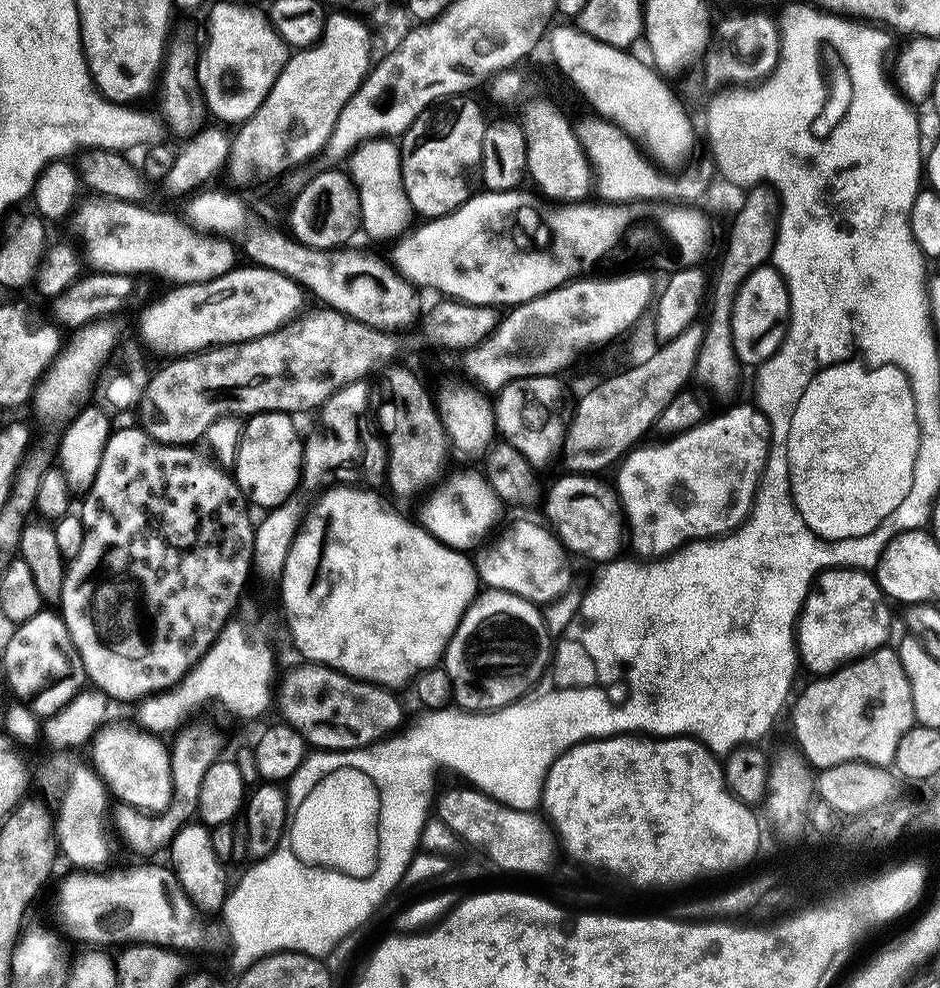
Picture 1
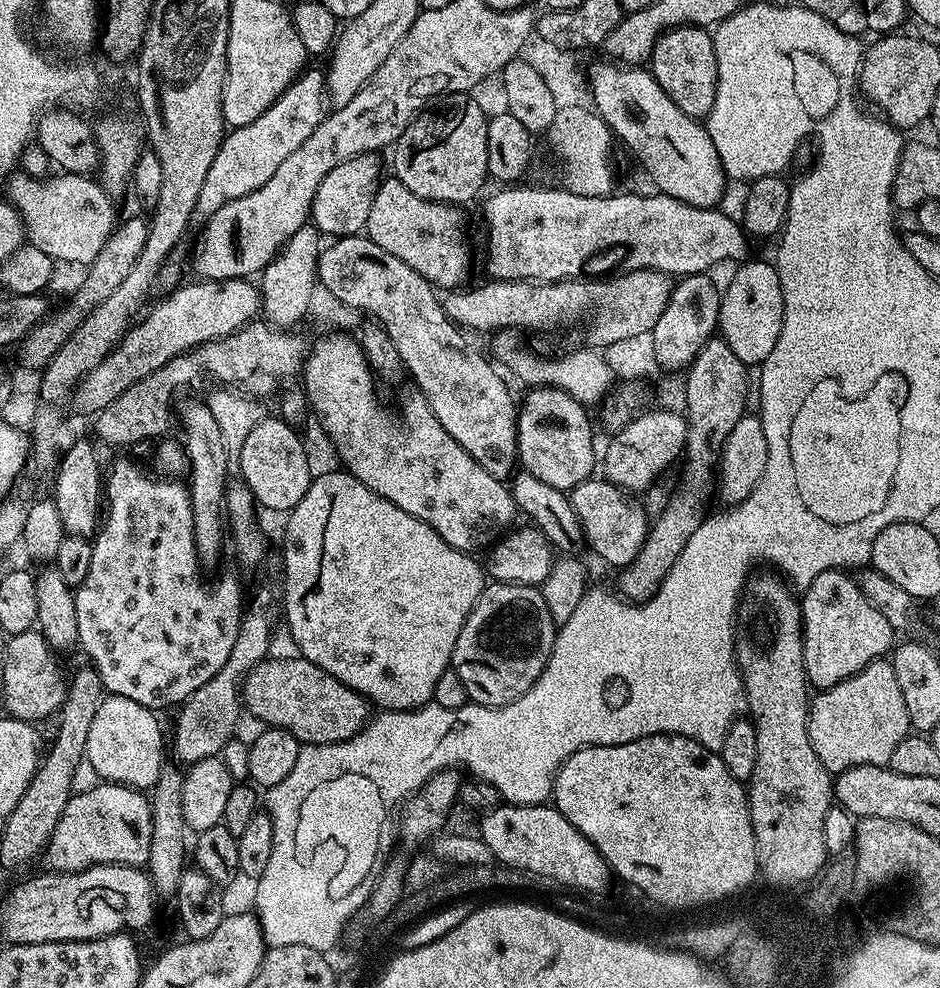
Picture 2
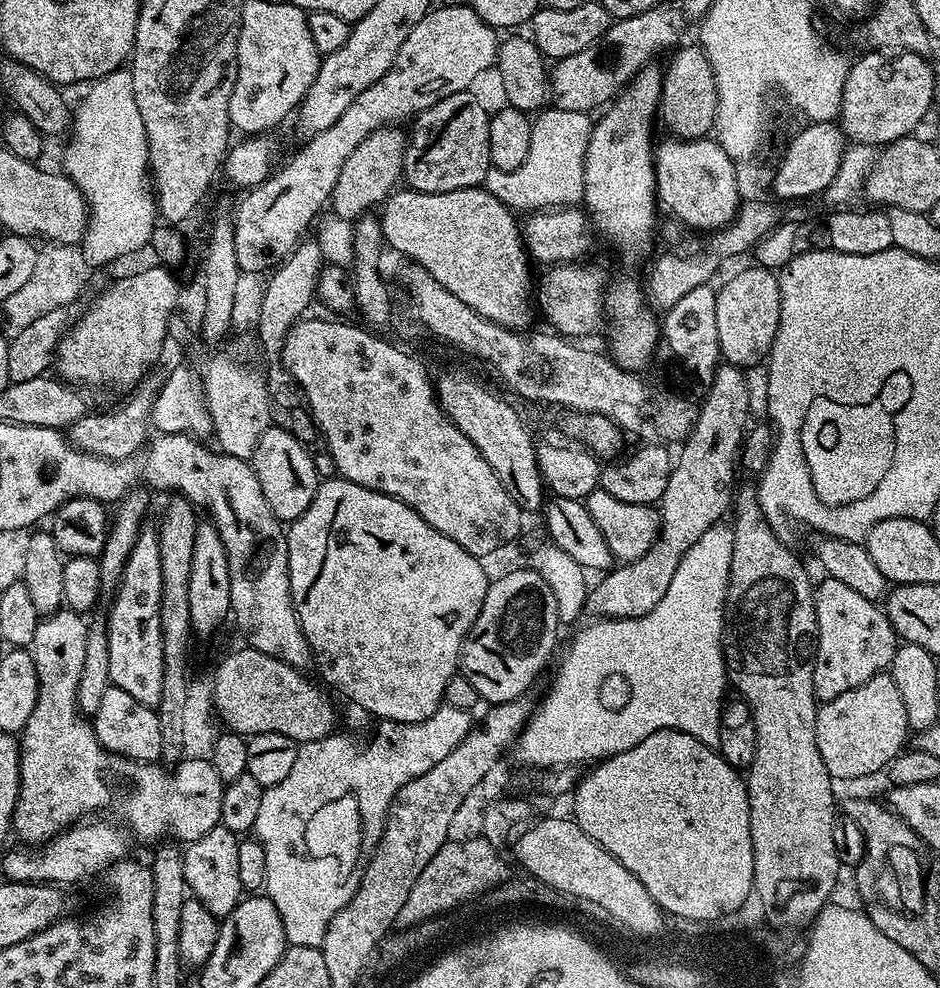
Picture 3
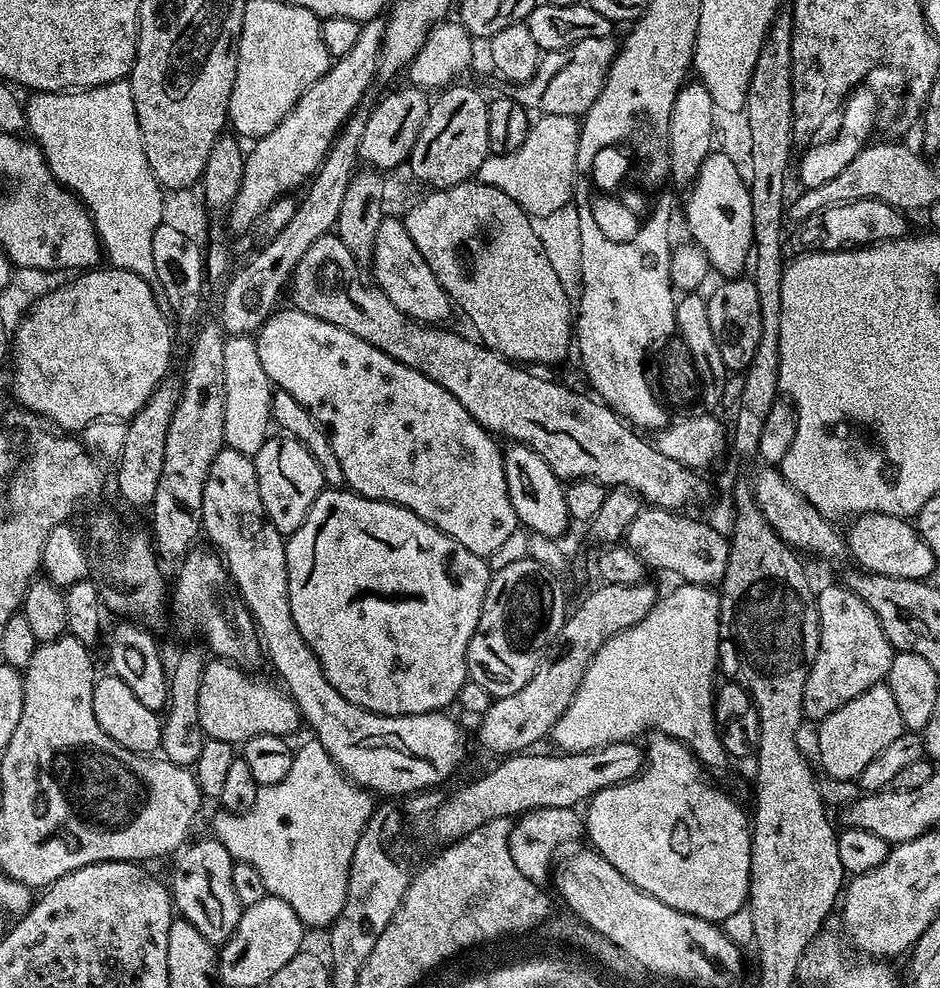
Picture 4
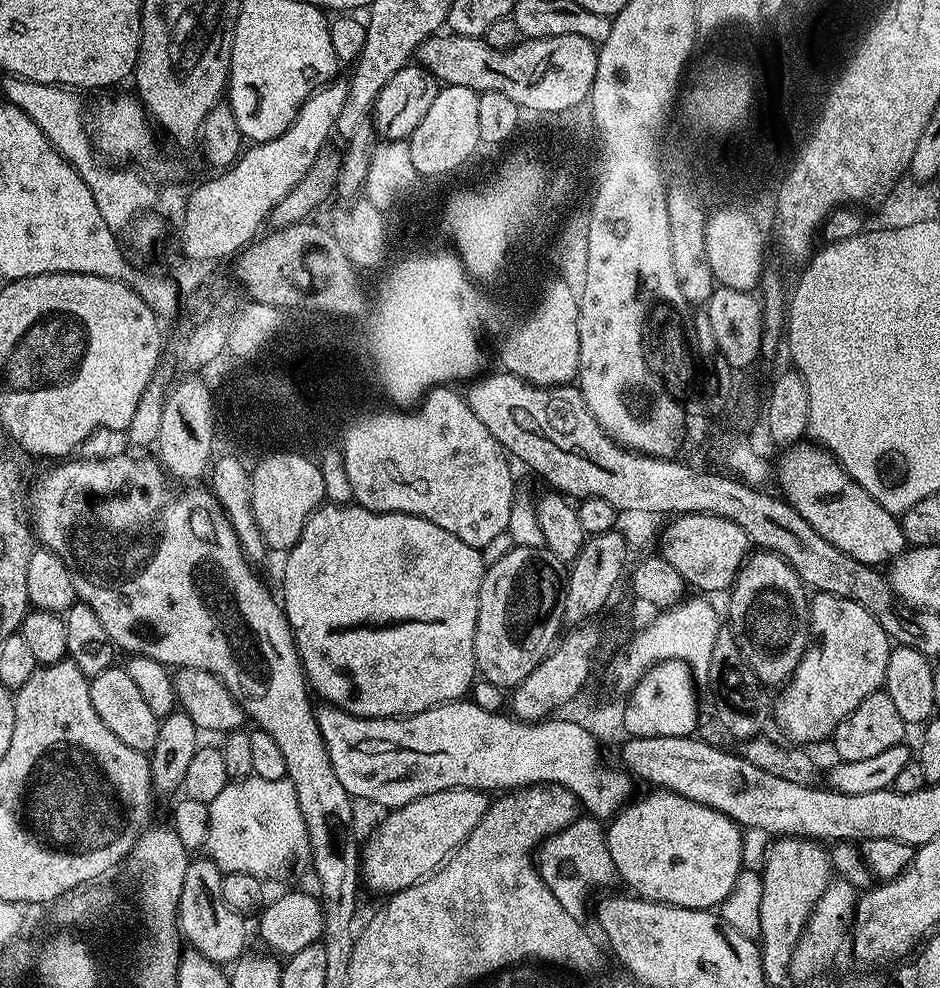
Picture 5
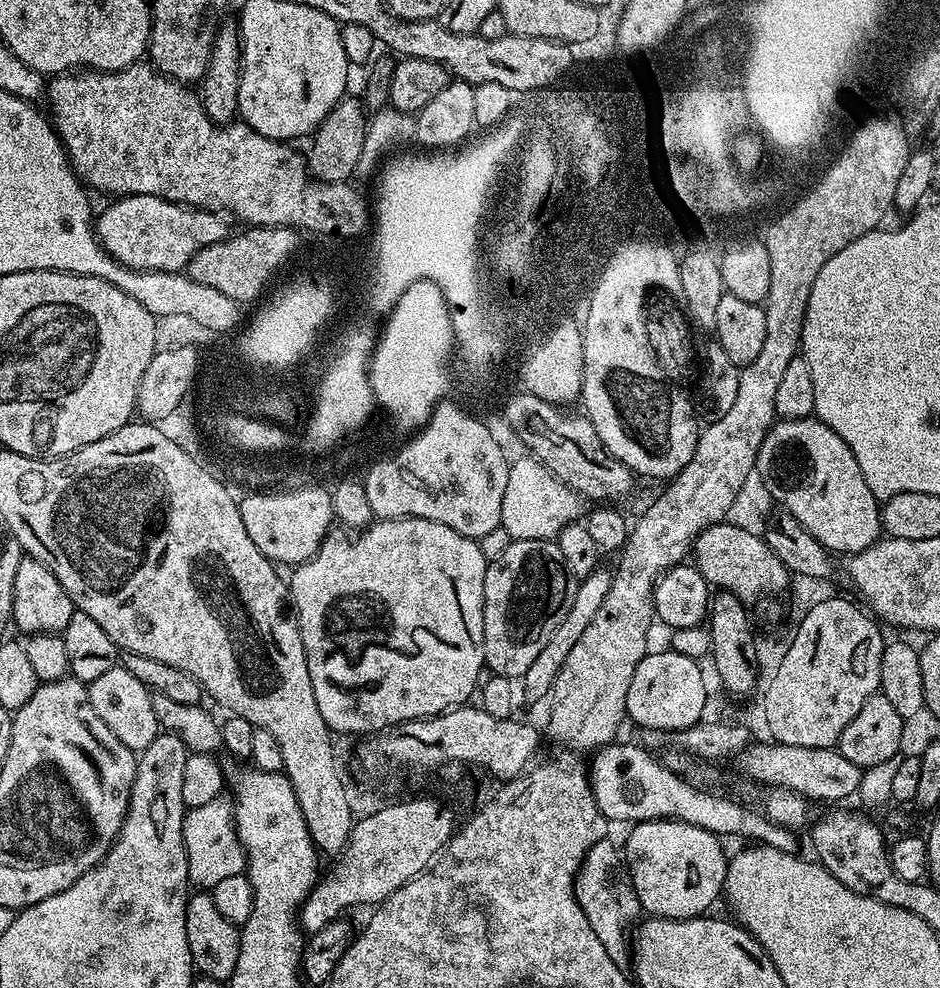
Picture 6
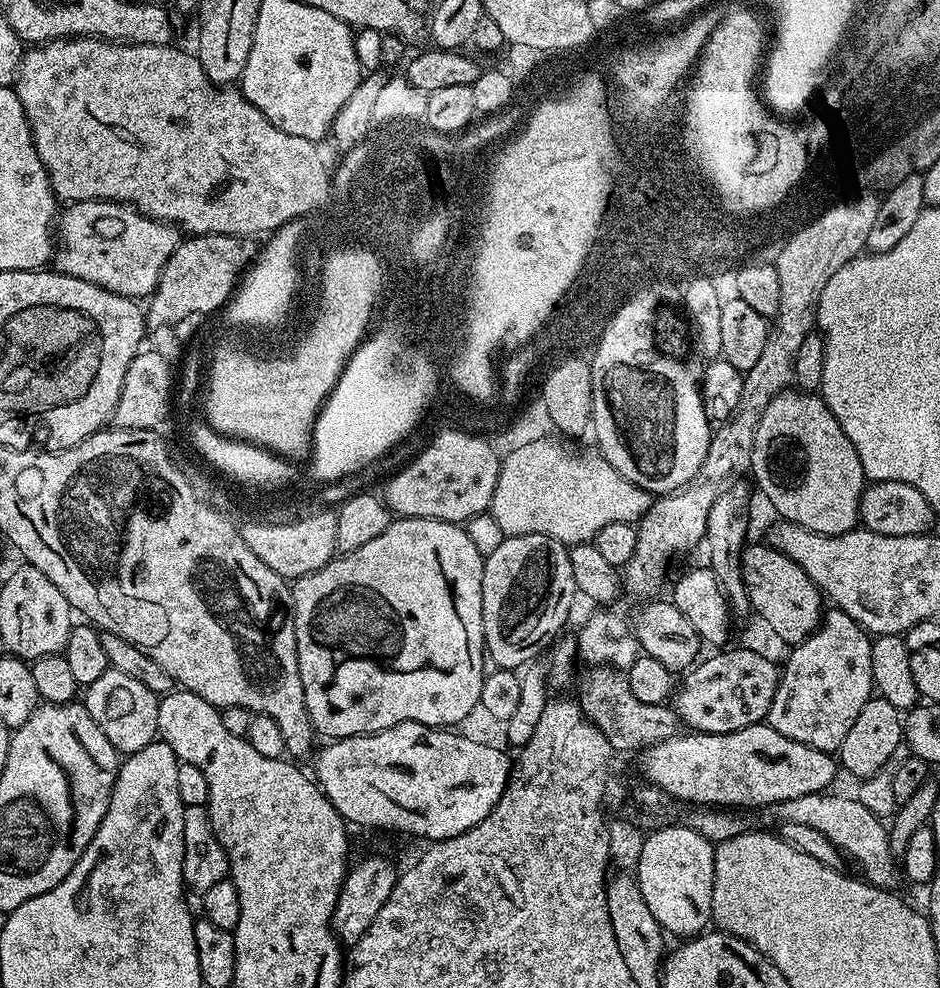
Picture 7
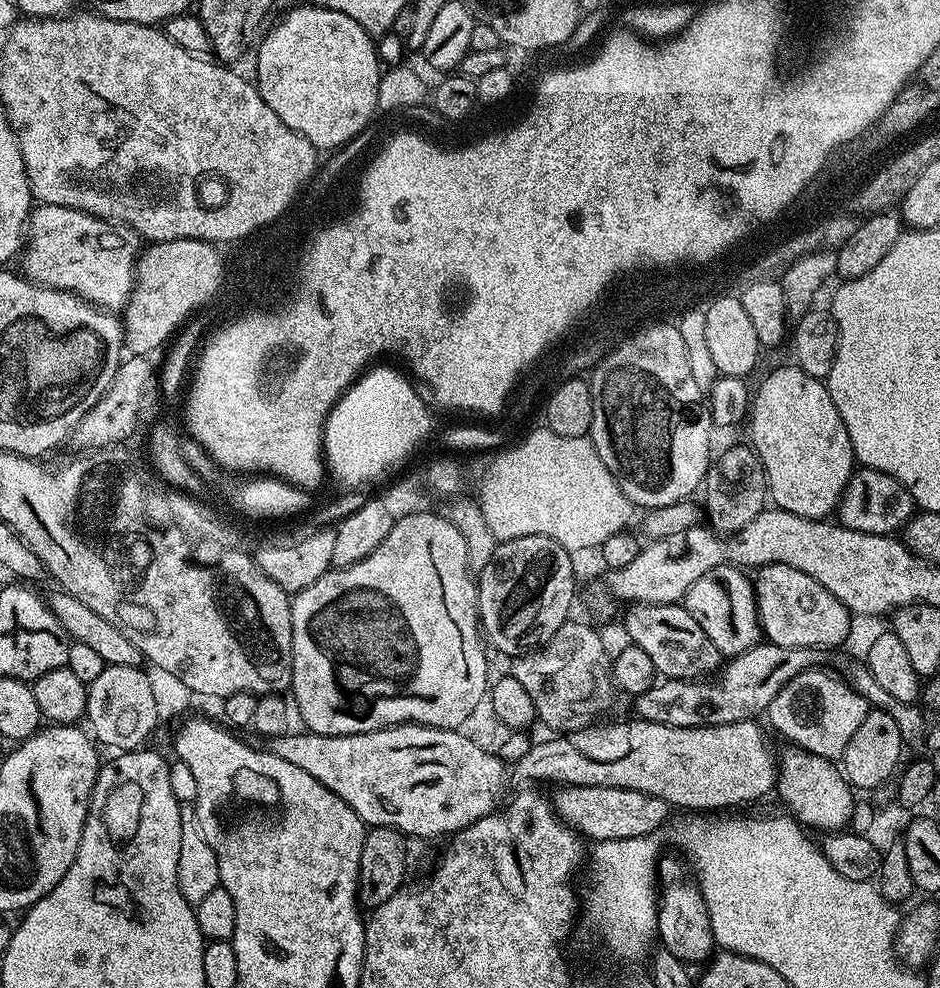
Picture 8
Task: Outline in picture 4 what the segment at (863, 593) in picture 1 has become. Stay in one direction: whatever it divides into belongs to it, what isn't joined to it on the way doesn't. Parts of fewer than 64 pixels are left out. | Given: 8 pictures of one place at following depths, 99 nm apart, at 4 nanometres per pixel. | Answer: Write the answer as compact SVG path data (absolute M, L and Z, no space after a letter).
M843 583L828 584L819 589L816 609L820 619L820 645L804 691L804 714L813 722L834 714L834 710L846 706L850 698L858 698L858 694L881 683L887 677L894 655L892 643L886 638L874 610Z

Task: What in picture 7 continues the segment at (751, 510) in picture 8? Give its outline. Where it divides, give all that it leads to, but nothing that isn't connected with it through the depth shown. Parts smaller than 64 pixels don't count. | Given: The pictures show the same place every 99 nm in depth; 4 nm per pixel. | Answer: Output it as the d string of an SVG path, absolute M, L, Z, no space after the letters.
M732 482L710 506L710 518L706 522L706 534L703 543L708 544L708 560L710 570L718 578L722 594L737 621L744 620L752 612L752 603L746 590L746 582L742 578L740 557L746 547L748 536L748 488L744 482Z

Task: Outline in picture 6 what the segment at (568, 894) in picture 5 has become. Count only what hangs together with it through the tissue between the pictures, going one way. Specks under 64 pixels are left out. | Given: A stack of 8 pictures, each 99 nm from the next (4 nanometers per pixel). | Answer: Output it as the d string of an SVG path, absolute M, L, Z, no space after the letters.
M610 838L599 840L584 856L580 869L576 874L573 888L587 921L591 924L594 934L606 949L606 954L613 959L618 969L631 969L631 949L628 947L628 933L626 926L637 923L636 918L643 913L641 903L638 902L637 891L634 890L632 879L623 861L619 847Z

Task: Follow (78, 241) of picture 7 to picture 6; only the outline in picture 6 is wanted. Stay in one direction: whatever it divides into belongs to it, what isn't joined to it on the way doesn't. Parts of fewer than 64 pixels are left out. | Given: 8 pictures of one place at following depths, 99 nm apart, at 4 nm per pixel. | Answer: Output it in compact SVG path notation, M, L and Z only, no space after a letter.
M150 194L122 196L94 220L96 238L108 255L139 272L179 272L187 269L194 253L225 239L230 229L212 210L197 210Z

